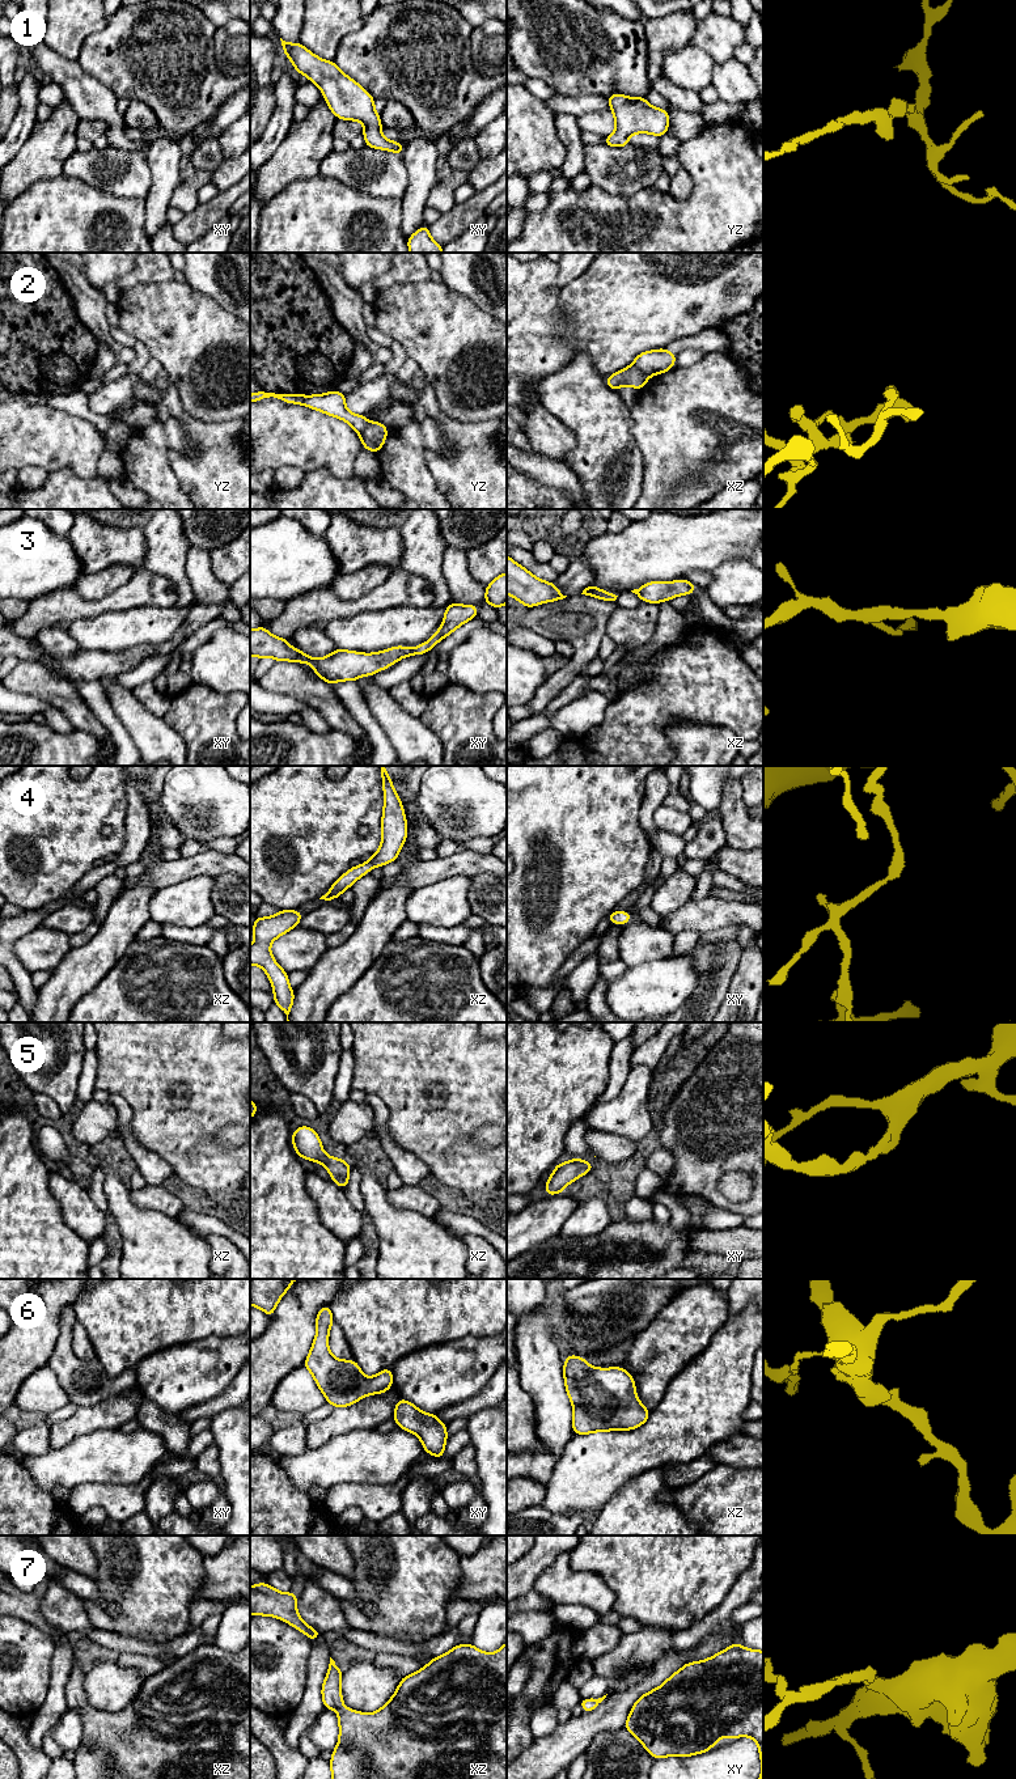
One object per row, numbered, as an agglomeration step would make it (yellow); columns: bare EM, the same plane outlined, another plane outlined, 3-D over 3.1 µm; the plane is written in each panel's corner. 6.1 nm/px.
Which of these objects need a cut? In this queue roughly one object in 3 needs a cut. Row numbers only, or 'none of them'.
2

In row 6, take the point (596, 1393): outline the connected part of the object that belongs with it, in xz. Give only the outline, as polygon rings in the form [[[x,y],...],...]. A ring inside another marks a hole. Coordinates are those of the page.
[[[570,1355],[564,1359],[563,1375],[566,1392],[572,1402],[572,1429],[575,1435],[628,1431],[648,1420],[649,1410],[636,1398],[634,1377],[621,1365],[594,1368],[587,1363],[585,1357]]]

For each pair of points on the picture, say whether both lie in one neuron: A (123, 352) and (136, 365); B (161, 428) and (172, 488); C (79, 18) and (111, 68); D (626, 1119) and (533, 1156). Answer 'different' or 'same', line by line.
A: different
B: same
C: different
D: different

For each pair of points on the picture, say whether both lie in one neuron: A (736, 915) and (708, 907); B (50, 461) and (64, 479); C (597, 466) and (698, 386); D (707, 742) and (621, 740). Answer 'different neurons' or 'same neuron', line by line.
A: same neuron
B: different neurons
C: different neurons
D: different neurons

